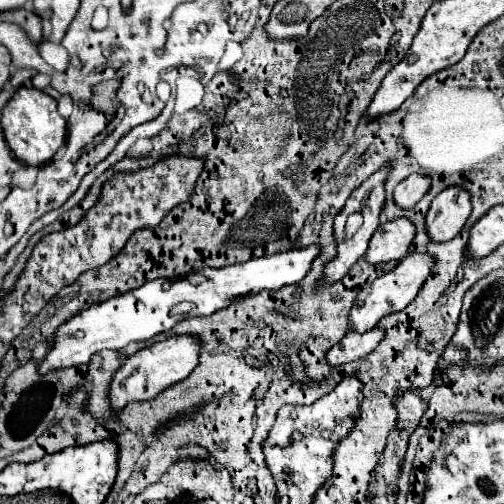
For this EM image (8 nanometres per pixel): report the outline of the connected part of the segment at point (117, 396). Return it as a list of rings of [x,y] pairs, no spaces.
[[[181,335],[181,337],[167,337],[161,343],[153,343],[147,349],[127,357],[111,381],[109,401],[115,411],[121,411],[131,401],[147,401],[157,397],[169,385],[183,381],[197,365],[201,353],[201,339],[195,335]]]

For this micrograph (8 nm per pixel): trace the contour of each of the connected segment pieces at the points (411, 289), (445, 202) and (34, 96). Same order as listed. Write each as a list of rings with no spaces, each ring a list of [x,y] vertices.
[[[409,253],[407,257],[403,257],[403,259],[399,261],[399,265],[397,265],[391,273],[387,273],[387,275],[375,279],[373,283],[365,285],[365,287],[361,289],[361,293],[357,295],[355,305],[353,305],[353,309],[351,309],[351,315],[349,315],[351,329],[363,333],[363,331],[367,331],[367,329],[373,329],[383,317],[405,309],[405,307],[417,297],[421,285],[423,285],[425,279],[429,277],[433,265],[435,265],[435,257],[431,257],[429,253]]]
[[[447,187],[441,191],[427,213],[429,237],[437,243],[451,241],[471,215],[471,195],[459,187]]]
[[[19,87],[15,91],[15,95],[9,99],[1,113],[1,127],[5,133],[5,141],[17,161],[33,167],[47,165],[65,143],[67,135],[67,121],[59,115],[57,101],[35,87]]]

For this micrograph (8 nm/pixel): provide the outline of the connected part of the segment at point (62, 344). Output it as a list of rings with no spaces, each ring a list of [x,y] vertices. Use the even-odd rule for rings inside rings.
[[[309,245],[303,249],[289,249],[283,253],[275,253],[261,259],[249,259],[245,263],[235,263],[221,269],[205,267],[197,275],[187,277],[173,277],[173,279],[155,279],[147,281],[143,287],[133,289],[129,293],[123,293],[119,297],[113,297],[101,305],[93,305],[79,315],[75,315],[71,321],[61,325],[55,333],[51,351],[41,361],[39,373],[47,373],[53,369],[67,369],[67,367],[79,367],[89,363],[89,359],[103,351],[103,349],[123,349],[129,343],[135,341],[147,341],[163,331],[169,331],[175,323],[187,317],[201,317],[211,315],[223,307],[229,307],[233,299],[245,297],[249,293],[259,293],[263,289],[281,289],[291,283],[299,283],[311,269],[311,263],[319,257],[321,249],[319,245]],[[179,303],[191,303],[191,309],[187,313],[171,313],[171,309]],[[81,331],[85,335],[85,343],[71,343],[71,337]]]

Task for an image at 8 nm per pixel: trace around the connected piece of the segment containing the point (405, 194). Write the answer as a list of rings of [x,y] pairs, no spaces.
[[[409,175],[395,187],[395,203],[401,209],[411,209],[423,195],[431,189],[431,177],[427,175]]]

